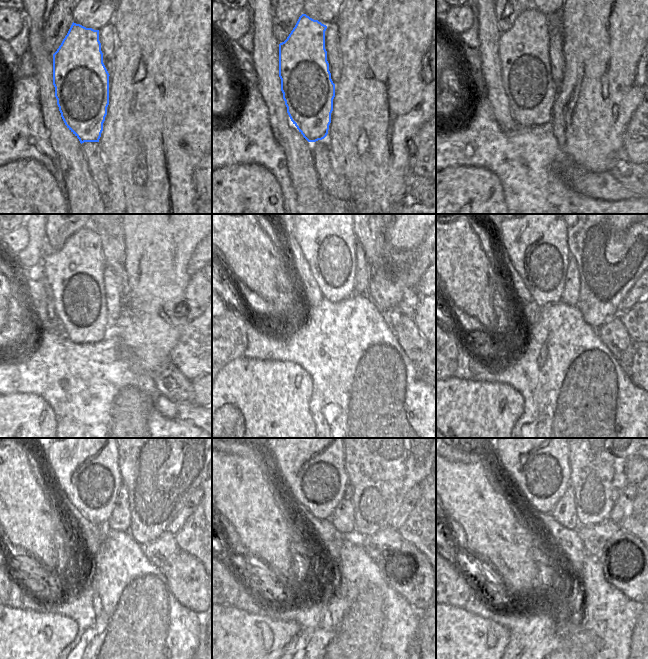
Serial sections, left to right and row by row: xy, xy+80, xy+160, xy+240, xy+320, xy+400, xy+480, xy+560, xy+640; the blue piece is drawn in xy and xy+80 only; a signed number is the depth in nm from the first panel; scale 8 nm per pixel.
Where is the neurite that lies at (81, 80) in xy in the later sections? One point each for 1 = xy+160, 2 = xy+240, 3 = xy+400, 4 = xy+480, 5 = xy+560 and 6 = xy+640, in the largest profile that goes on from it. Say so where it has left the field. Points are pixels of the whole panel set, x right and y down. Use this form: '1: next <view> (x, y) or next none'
1: next xy+160 (526, 75)
2: next xy+240 (74, 275)
3: next xy+400 (535, 244)
4: next xy+480 (84, 466)
5: next xy+560 (309, 459)
6: next xy+640 (536, 458)

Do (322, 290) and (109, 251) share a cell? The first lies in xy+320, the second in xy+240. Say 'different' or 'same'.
same

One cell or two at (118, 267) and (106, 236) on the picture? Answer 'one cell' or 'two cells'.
one cell

